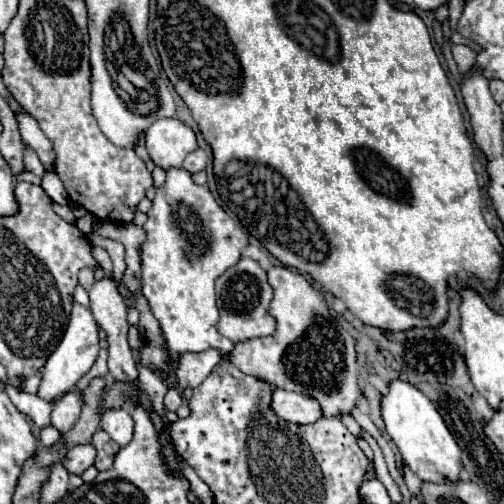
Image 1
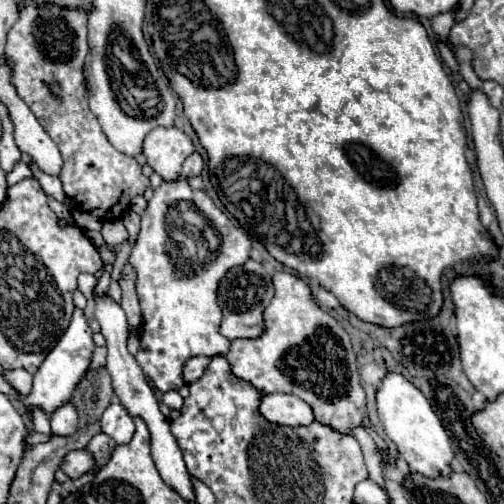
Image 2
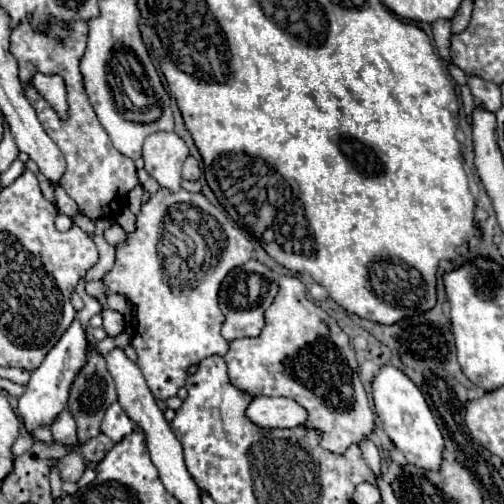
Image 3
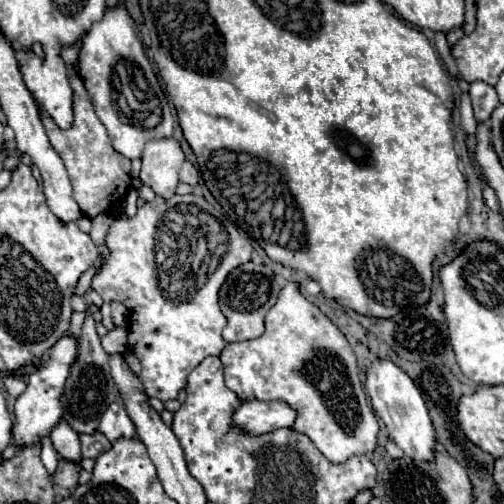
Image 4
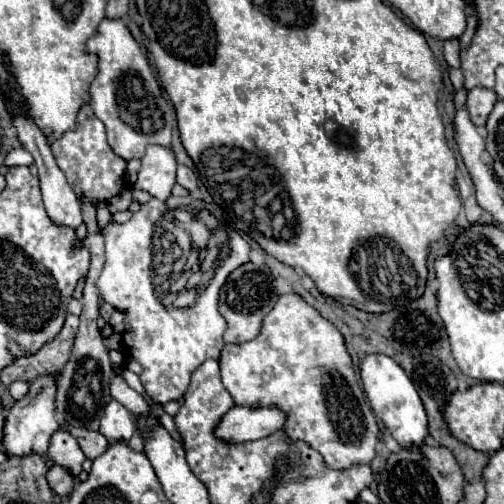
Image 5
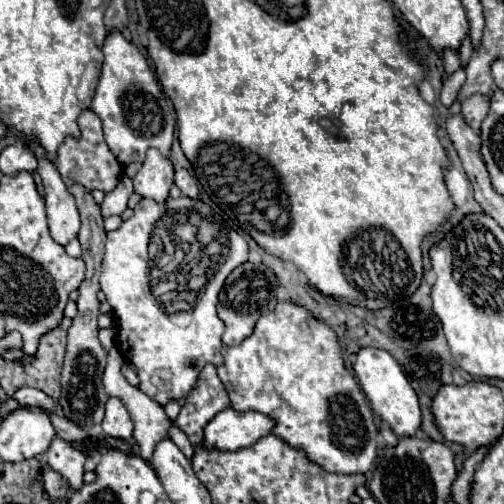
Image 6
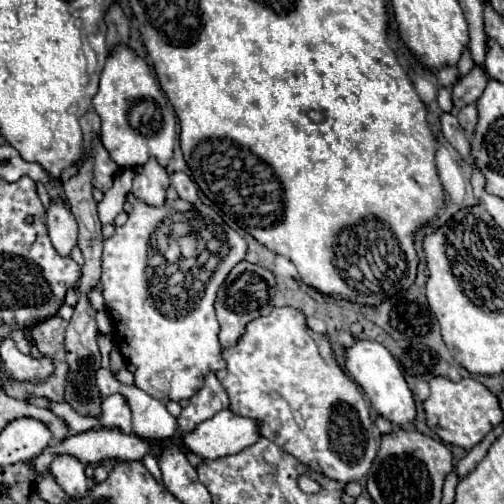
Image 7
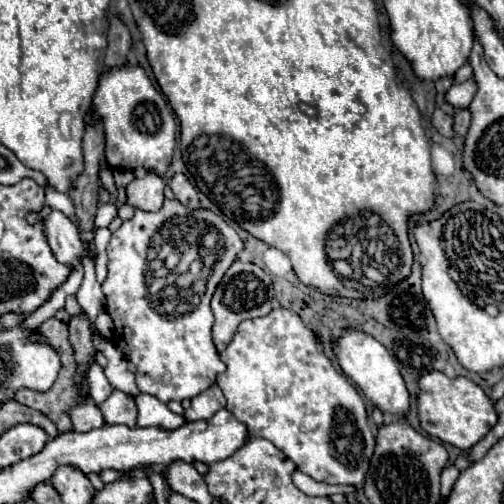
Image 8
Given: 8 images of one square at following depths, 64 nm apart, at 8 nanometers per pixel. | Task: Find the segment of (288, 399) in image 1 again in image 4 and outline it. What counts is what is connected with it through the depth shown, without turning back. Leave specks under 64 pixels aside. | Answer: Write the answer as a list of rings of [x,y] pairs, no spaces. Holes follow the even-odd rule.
[[[248,402],[240,404],[238,410],[232,414],[234,426],[248,436],[260,436],[278,428],[290,428],[296,412],[288,408],[288,404],[280,402]]]

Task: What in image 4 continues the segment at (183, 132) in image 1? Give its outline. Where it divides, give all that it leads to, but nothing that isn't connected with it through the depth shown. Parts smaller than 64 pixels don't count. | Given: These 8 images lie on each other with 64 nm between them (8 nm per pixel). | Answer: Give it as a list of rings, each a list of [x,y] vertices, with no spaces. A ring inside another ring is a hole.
[[[174,138],[150,140],[144,146],[140,180],[144,186],[150,186],[156,192],[156,196],[172,198],[182,162],[184,154]]]

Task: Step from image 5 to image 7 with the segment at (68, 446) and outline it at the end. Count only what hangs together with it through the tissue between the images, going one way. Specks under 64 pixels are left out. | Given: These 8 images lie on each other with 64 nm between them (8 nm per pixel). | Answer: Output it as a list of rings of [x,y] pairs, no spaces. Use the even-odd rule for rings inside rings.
[[[58,456],[52,466],[50,474],[58,482],[58,486],[66,492],[68,502],[78,502],[90,492],[90,482],[84,474],[84,464],[72,460],[72,456]]]

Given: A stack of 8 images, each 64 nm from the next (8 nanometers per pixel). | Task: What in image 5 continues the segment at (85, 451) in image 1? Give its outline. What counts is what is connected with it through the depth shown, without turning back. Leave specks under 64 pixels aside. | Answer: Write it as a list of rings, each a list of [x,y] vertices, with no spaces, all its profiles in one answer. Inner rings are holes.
[[[52,466],[48,470],[48,474],[46,474],[46,480],[48,480],[52,492],[58,494],[58,496],[66,496],[66,494],[72,492],[74,478],[64,468],[60,468],[60,466]]]

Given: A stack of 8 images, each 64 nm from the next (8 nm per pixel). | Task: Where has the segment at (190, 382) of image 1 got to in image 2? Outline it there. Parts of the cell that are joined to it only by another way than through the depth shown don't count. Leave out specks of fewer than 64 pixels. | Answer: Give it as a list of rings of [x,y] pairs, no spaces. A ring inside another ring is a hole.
[[[196,356],[196,358],[188,360],[188,364],[184,366],[184,380],[186,380],[186,384],[190,384],[190,382],[194,382],[194,380],[198,380],[202,376],[208,360],[210,358],[204,358],[204,356]]]

